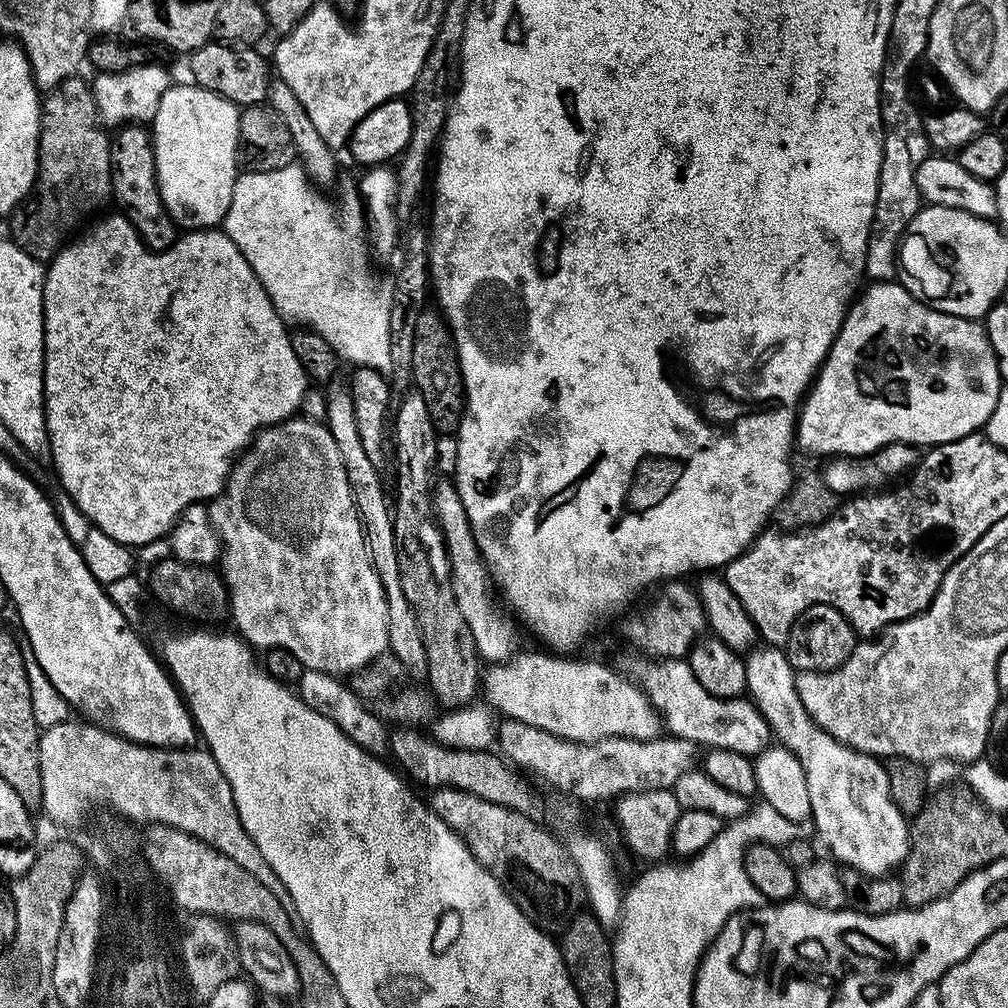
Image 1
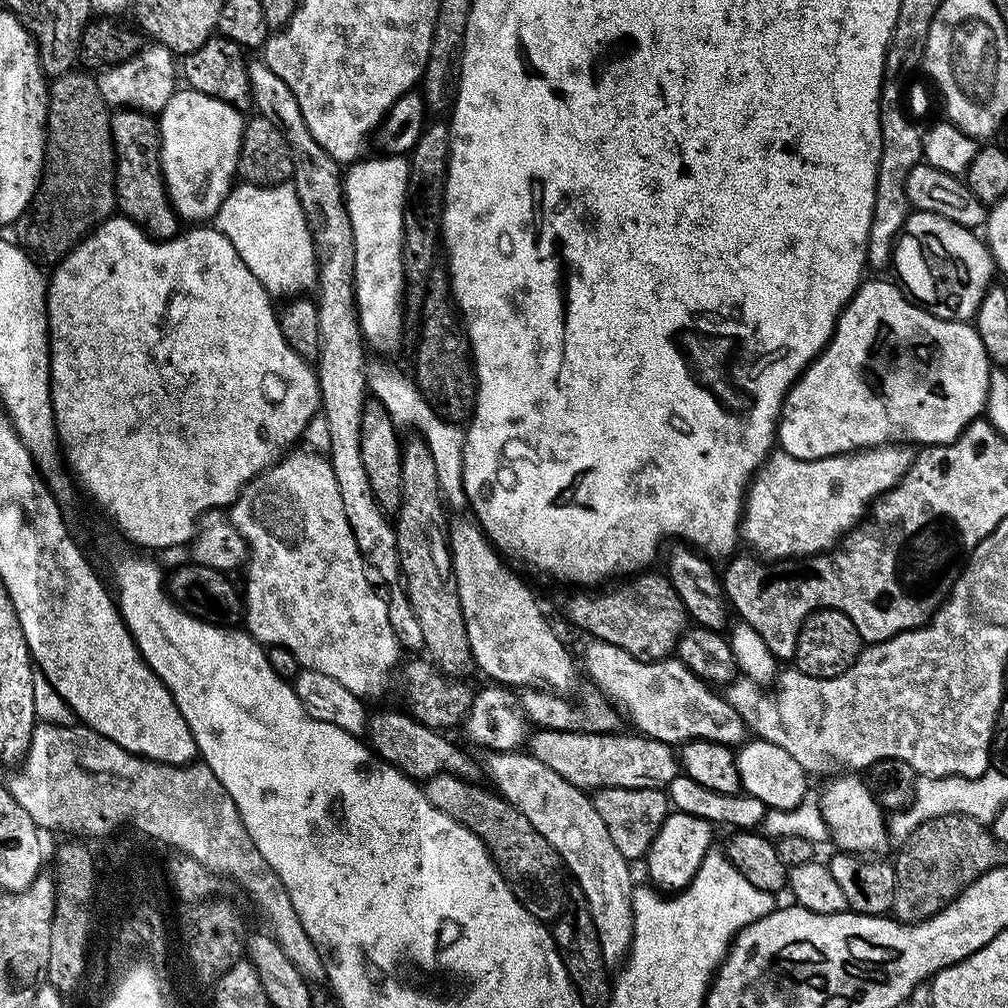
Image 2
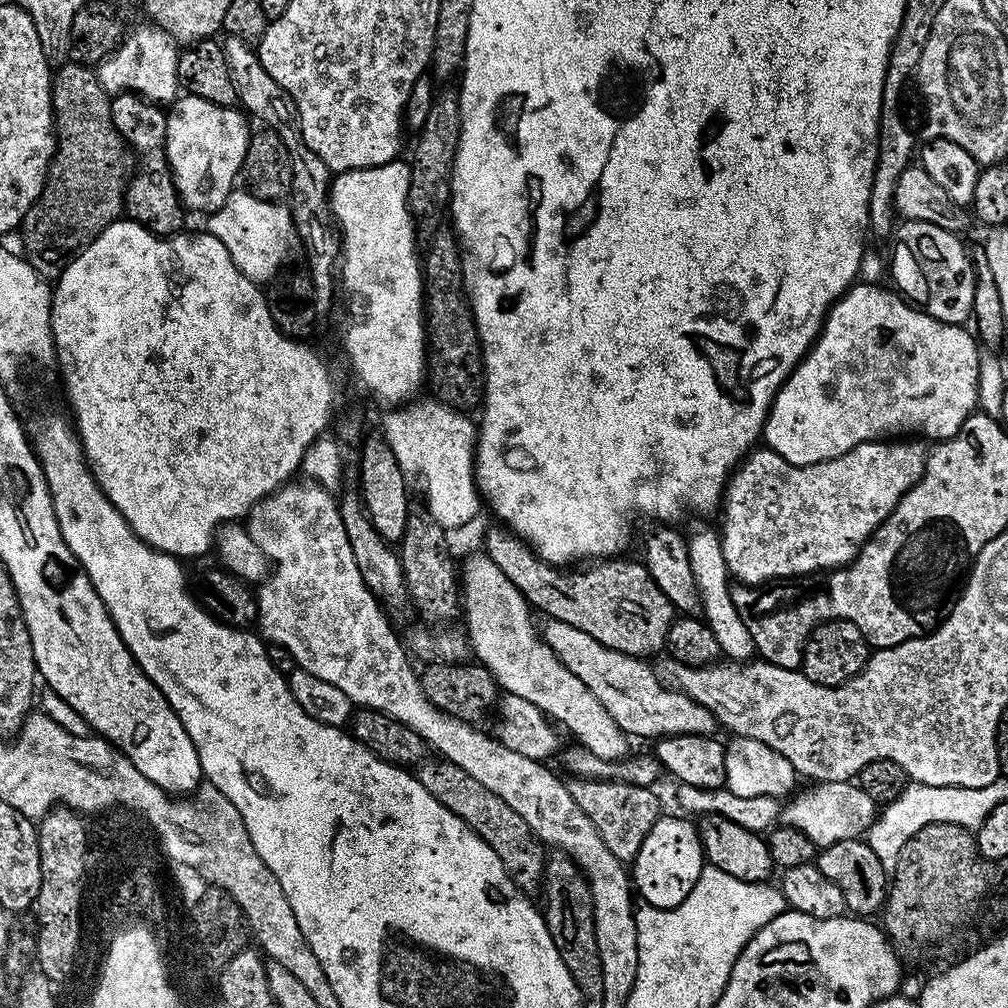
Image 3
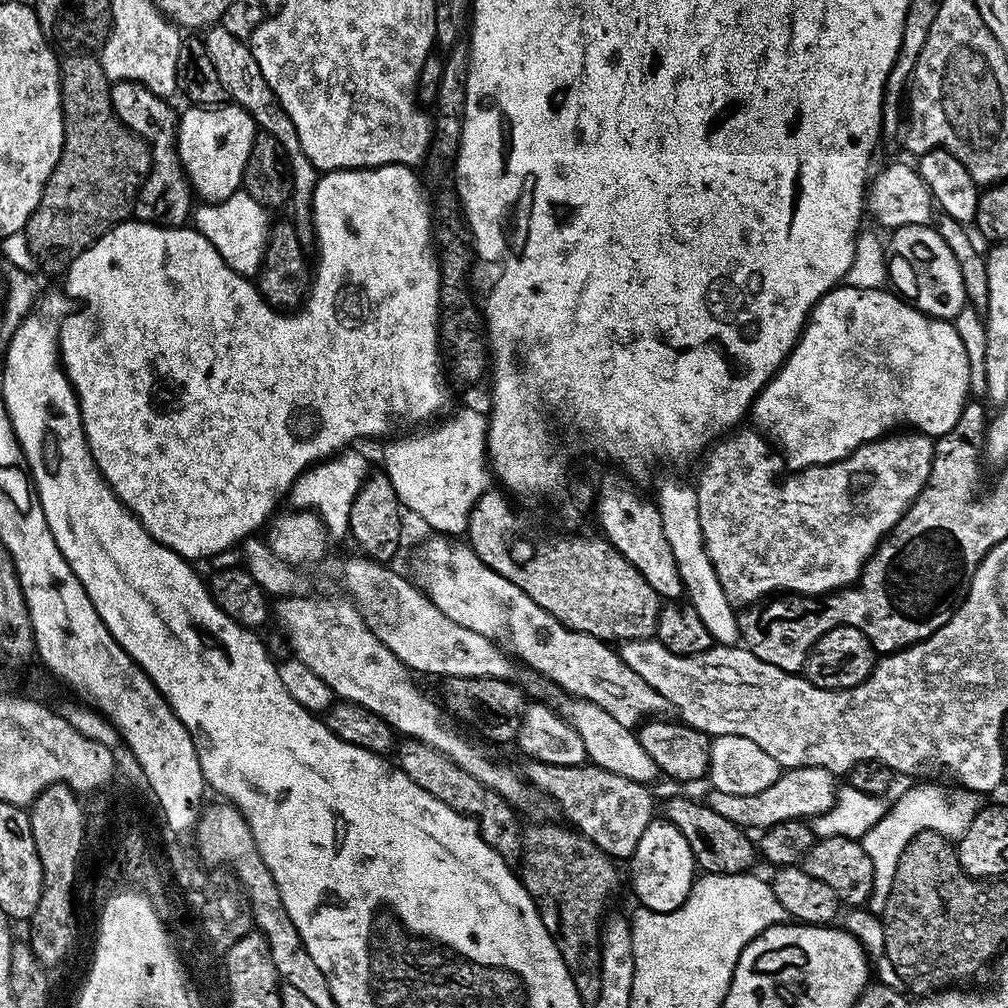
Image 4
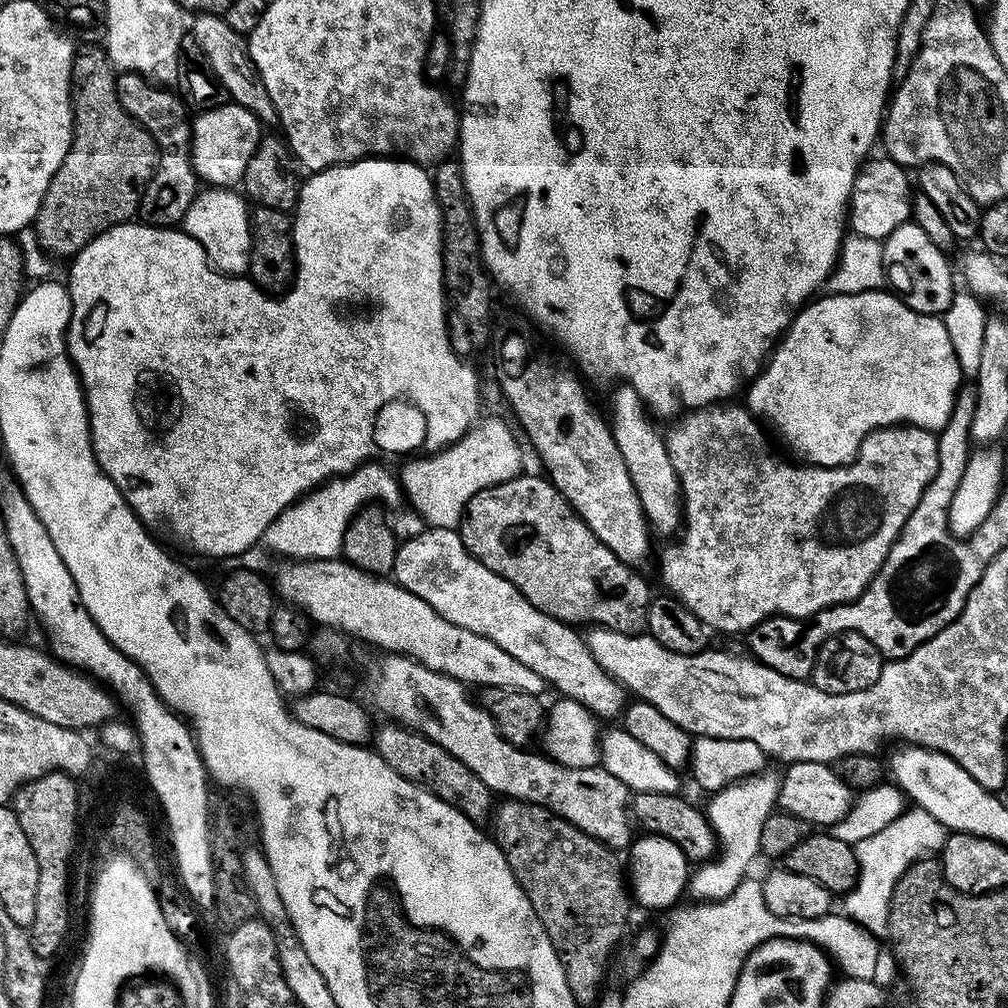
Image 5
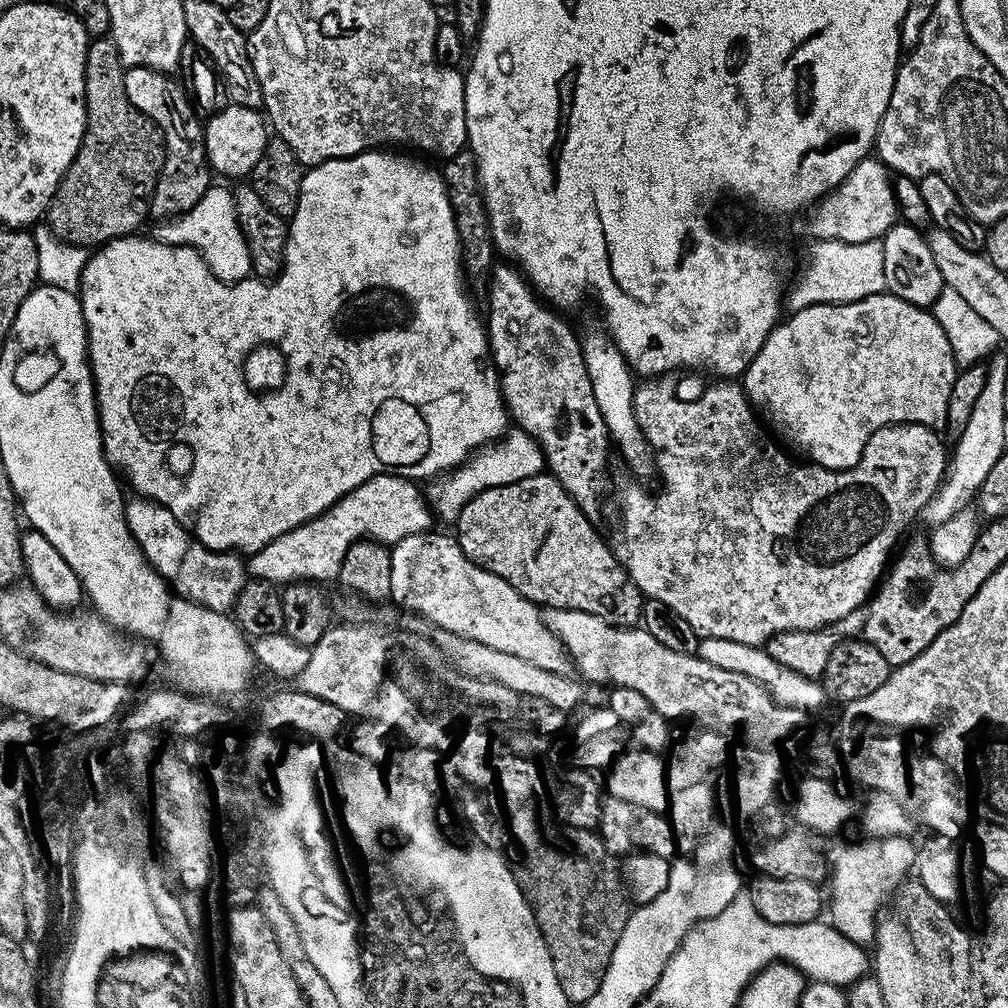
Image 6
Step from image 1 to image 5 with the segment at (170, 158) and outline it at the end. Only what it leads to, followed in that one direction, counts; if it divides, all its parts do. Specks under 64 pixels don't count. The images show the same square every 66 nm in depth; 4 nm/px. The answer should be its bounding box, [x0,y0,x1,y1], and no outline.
[192,102,262,188]

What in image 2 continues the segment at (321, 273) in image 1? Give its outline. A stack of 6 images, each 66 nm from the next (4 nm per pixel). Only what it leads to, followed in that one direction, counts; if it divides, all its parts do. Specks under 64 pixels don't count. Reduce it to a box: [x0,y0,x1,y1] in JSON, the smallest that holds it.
[214,183,465,507]

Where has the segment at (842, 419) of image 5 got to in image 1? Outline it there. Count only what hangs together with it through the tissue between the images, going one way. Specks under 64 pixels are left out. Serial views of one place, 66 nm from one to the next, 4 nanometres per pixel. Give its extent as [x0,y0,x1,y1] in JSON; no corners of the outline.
[795,282,1002,458]

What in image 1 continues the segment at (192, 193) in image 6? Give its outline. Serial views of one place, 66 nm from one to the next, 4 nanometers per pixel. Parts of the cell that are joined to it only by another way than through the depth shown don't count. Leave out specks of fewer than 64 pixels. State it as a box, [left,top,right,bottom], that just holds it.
[110,124,178,252]

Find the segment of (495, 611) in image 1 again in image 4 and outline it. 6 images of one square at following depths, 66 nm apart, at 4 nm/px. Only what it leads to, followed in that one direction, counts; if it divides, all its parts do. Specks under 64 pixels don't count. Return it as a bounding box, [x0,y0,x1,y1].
[558,696,659,784]

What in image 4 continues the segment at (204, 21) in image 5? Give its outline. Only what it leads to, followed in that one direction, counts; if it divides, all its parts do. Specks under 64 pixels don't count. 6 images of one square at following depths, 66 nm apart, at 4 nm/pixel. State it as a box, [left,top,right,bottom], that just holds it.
[202,26,320,247]

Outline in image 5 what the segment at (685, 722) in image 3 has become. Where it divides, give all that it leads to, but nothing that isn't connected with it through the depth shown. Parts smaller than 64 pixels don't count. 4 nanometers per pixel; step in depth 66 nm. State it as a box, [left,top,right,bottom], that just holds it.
[392,527,626,717]

